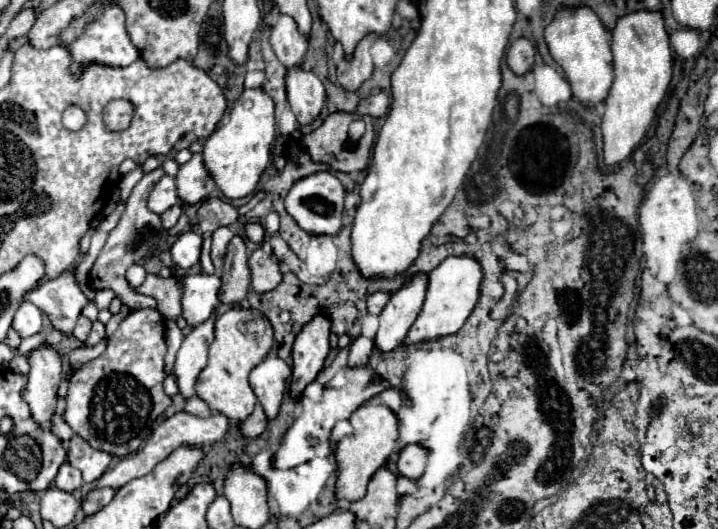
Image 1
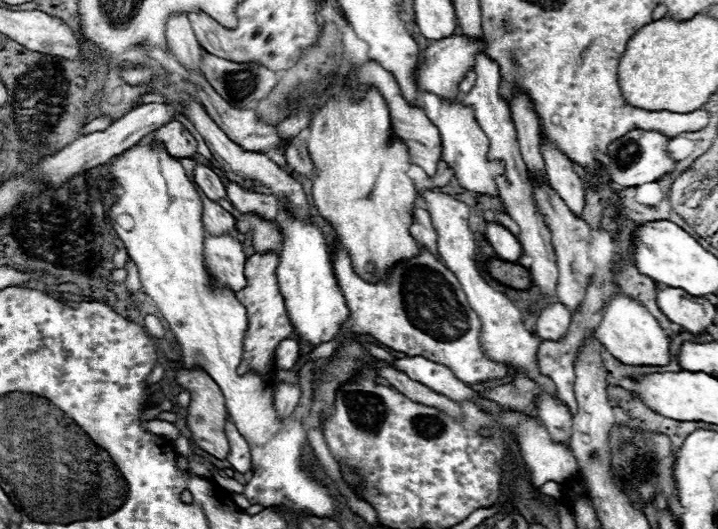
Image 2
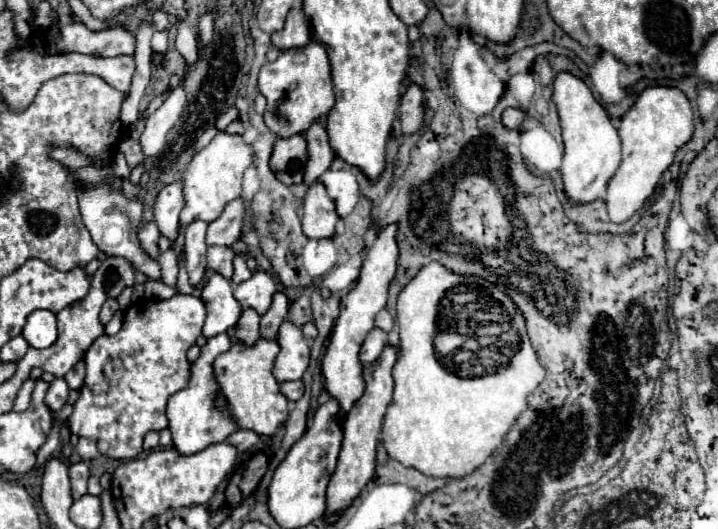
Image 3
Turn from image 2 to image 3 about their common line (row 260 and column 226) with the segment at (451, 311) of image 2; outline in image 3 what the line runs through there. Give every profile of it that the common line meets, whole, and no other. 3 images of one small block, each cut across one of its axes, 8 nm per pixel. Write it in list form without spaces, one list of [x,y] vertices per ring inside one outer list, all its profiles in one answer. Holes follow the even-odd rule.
[[[218,334],[210,338],[200,352],[200,358],[192,364],[192,378],[190,386],[186,390],[180,390],[170,396],[168,400],[168,420],[170,420],[170,432],[172,432],[172,444],[180,454],[196,454],[216,442],[226,442],[228,434],[232,430],[238,430],[238,424],[234,422],[226,400],[220,396],[220,386],[214,376],[214,360],[218,354],[226,352],[232,346],[228,334]]]

